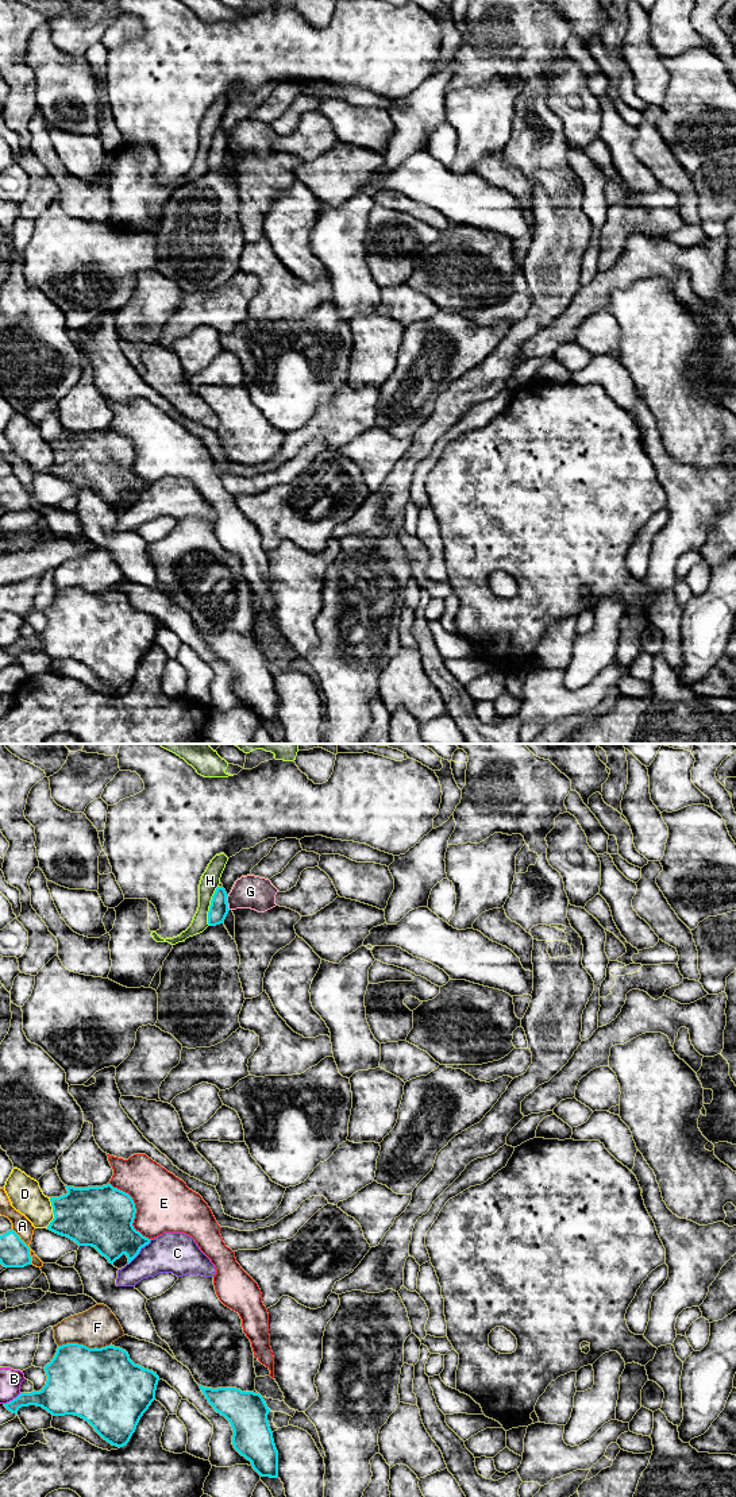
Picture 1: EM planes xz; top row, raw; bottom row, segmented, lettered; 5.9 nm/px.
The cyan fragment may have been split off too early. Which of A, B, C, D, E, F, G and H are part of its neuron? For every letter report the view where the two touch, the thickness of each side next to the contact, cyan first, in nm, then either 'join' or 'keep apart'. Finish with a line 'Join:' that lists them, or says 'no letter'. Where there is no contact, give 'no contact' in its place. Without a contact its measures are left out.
A: meets cyan in xz; 180 nm thick on the cyan side, 110 nm on the other; keep apart
B: meets cyan in xz; 190 nm thick on the cyan side, 130 nm on the other; keep apart
C: meets cyan in xz; 300 nm thick on the cyan side, 240 nm on the other; keep apart
D: meets cyan in xz; 360 nm thick on the cyan side, 200 nm on the other; keep apart
E: meets cyan in xz; 360 nm thick on the cyan side, 340 nm on the other; keep apart
F: meets cyan in xz; 440 nm thick on the cyan side, 240 nm on the other; keep apart
G: meets cyan in xz; 110 nm thick on the cyan side, 200 nm on the other; keep apart
H: meets cyan in xz; 110 nm thick on the cyan side, 110 nm on the other; keep apart
Join: no letter

